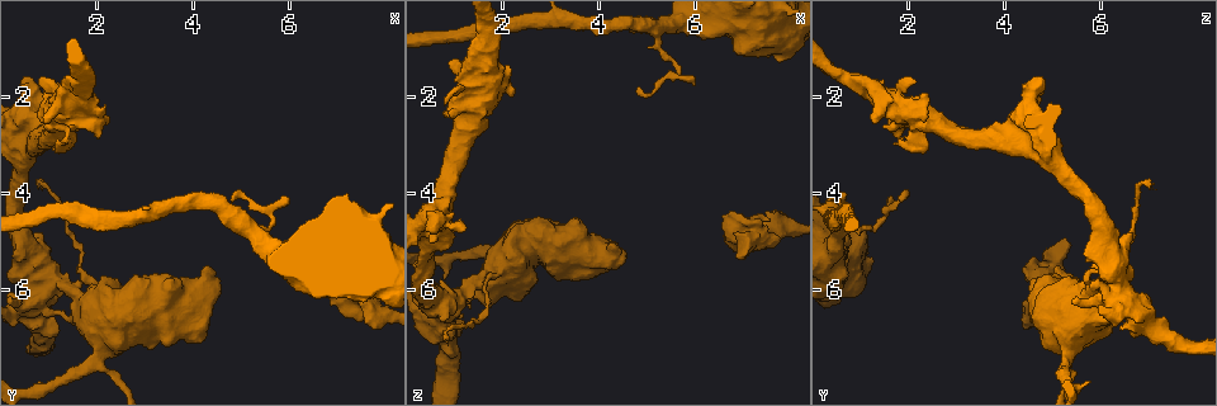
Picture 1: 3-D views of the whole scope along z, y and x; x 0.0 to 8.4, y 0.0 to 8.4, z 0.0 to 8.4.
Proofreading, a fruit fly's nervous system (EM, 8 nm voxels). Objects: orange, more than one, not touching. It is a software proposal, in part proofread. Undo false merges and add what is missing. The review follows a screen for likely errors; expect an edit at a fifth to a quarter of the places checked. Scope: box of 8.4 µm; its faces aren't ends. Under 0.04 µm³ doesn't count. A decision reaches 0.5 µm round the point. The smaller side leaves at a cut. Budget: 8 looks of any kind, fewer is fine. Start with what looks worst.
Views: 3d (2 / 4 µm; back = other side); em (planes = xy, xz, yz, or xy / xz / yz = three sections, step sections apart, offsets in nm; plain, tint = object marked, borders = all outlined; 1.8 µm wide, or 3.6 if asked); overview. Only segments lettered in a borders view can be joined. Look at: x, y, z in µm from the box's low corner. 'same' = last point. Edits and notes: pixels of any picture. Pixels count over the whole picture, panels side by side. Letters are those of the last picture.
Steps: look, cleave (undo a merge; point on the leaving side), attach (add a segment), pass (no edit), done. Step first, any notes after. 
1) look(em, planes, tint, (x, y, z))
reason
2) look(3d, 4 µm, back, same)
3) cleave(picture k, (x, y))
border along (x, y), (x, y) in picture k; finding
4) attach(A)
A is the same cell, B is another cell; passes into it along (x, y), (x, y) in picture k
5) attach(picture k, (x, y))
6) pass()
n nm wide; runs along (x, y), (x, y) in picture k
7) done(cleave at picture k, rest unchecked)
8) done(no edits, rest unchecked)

look(em, yz, step 8, borders, (6.95, 4.95, 5.25))
an open end

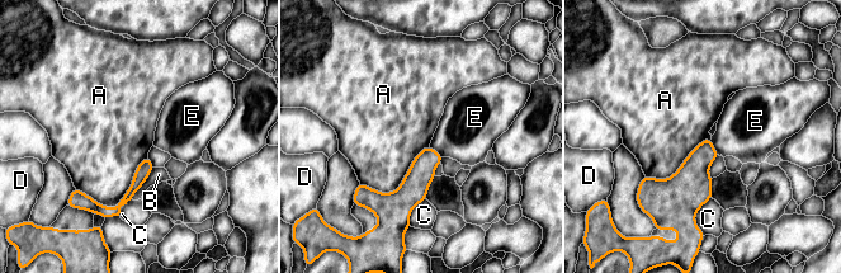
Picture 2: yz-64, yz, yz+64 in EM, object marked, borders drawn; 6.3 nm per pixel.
pass()
A, B, C, D and E are other cells; none of them fits

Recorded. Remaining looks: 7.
look(3d, 4 µm, (1.70, 6.30, 5.75))
sudden change in width

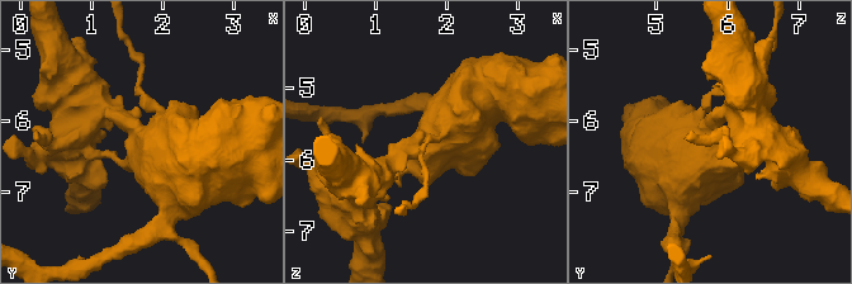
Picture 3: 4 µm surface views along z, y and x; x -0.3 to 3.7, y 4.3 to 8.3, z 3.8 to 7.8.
look(em, 3.6 µm, xz, step 16, tint, (1.75, 6.35, 5.75))
need the tissue

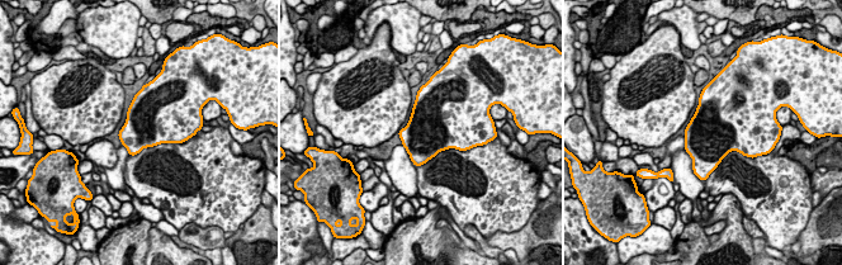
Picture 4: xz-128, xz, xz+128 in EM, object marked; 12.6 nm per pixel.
look(em, 3.6 µm, planes, borders, same)
another direction

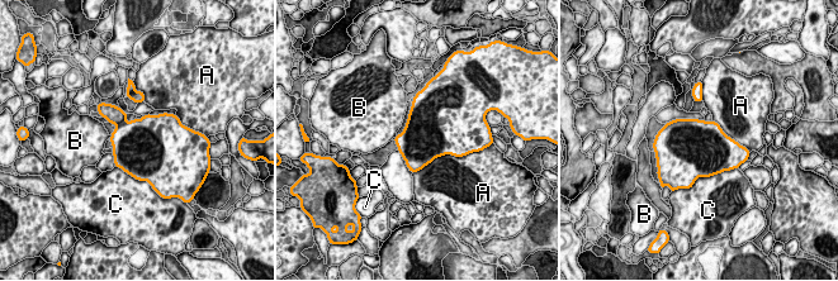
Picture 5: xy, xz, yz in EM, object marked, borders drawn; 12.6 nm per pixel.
cleave(picture 5, (113, 114))
A, B and C are other cells; border along (126, 120), (118, 125) in picture 5; two cells meet here

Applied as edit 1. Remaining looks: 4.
done(cleave at picture 5, rest unchecked)

